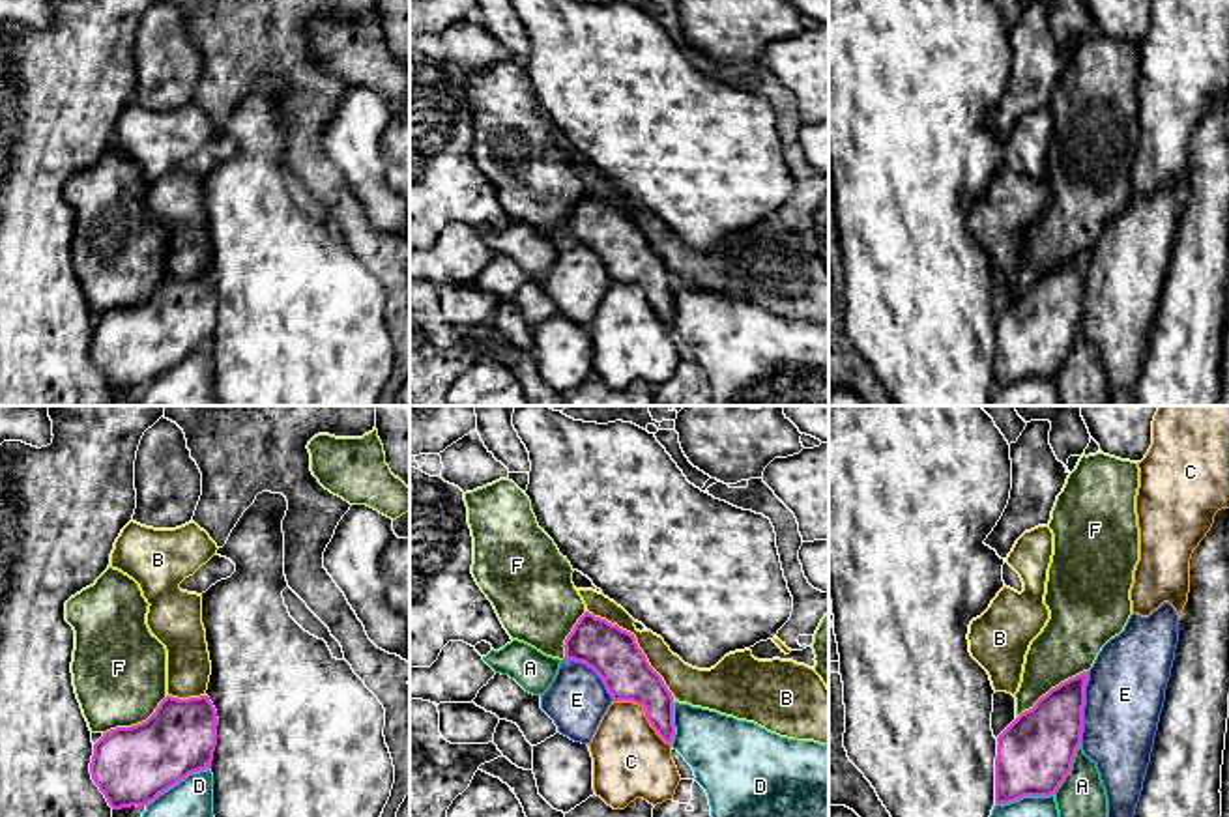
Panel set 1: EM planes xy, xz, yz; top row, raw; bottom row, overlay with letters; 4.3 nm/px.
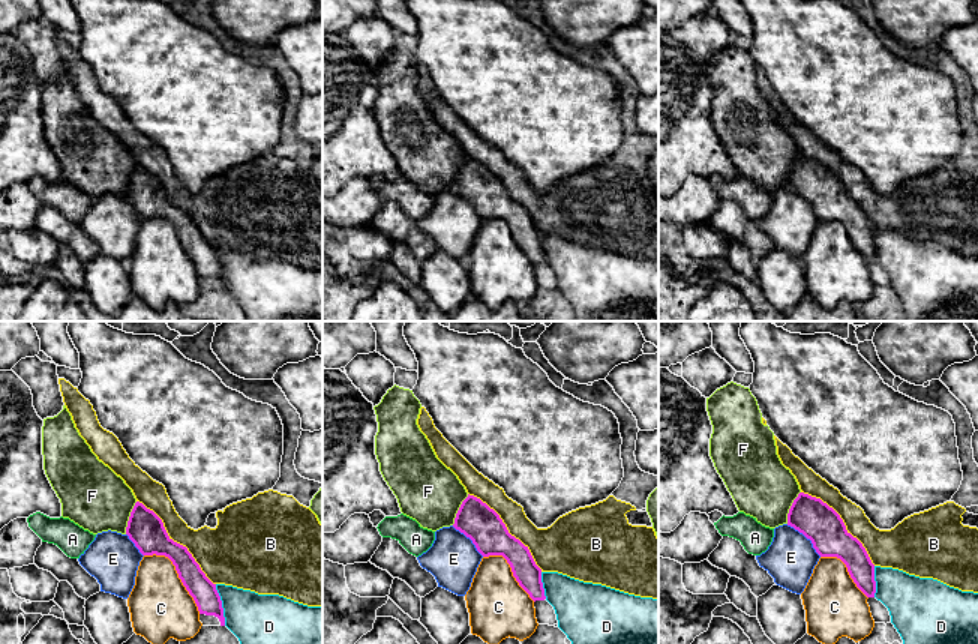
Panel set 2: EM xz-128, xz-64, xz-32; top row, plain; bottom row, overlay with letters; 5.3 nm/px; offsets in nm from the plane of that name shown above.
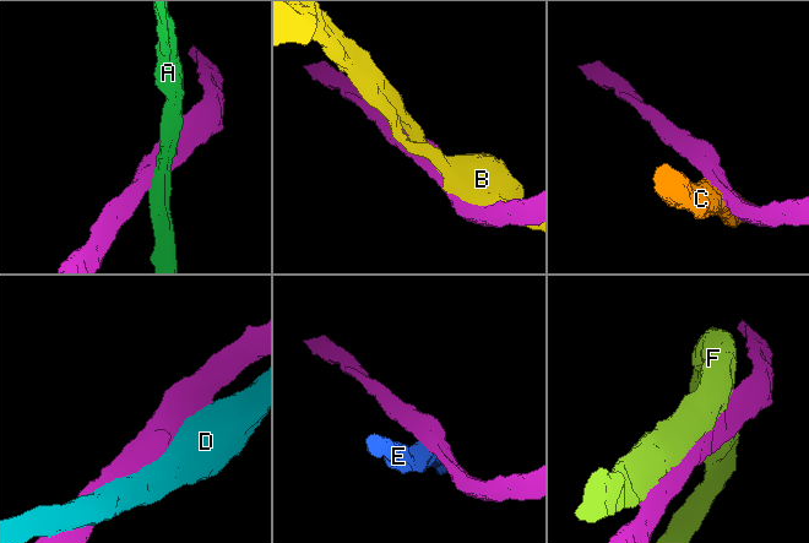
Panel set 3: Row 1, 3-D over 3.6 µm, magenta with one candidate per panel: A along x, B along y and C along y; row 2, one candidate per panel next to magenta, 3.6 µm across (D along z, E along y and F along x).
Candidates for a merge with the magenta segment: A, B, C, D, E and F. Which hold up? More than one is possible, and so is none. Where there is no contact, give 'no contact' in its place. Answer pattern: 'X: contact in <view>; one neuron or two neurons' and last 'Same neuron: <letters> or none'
A: contact in yz; two neurons
B: contact in xz; two neurons
C: contact in xz; two neurons
D: contact in xy; two neurons
E: contact in yz; two neurons
F: contact in yz; one neuron
Same neuron: F

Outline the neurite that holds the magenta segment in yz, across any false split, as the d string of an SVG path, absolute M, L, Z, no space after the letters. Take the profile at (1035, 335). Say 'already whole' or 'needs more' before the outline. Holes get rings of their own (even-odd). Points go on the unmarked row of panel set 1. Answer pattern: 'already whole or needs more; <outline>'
already whole; M1083 252L1051 269L997 318L995 385L1057 374L1081 325L1087 262Z

